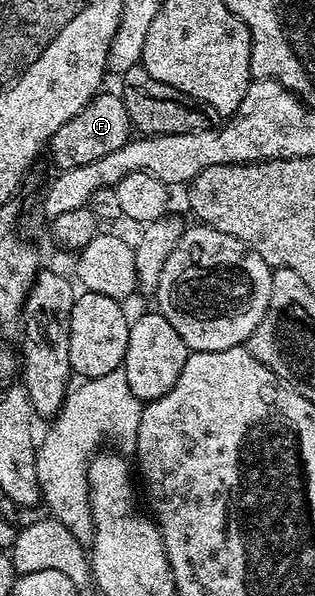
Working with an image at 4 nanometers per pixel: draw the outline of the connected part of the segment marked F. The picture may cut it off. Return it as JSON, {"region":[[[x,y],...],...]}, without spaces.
{"region":[[[98,92],[96,97],[92,97],[87,107],[83,107],[83,111],[75,115],[75,119],[63,123],[63,127],[59,127],[59,131],[55,131],[55,135],[48,141],[49,157],[57,164],[58,170],[74,169],[95,163],[103,159],[103,155],[119,151],[119,147],[123,147],[131,139],[129,116],[120,96],[116,92],[105,92]]]}

